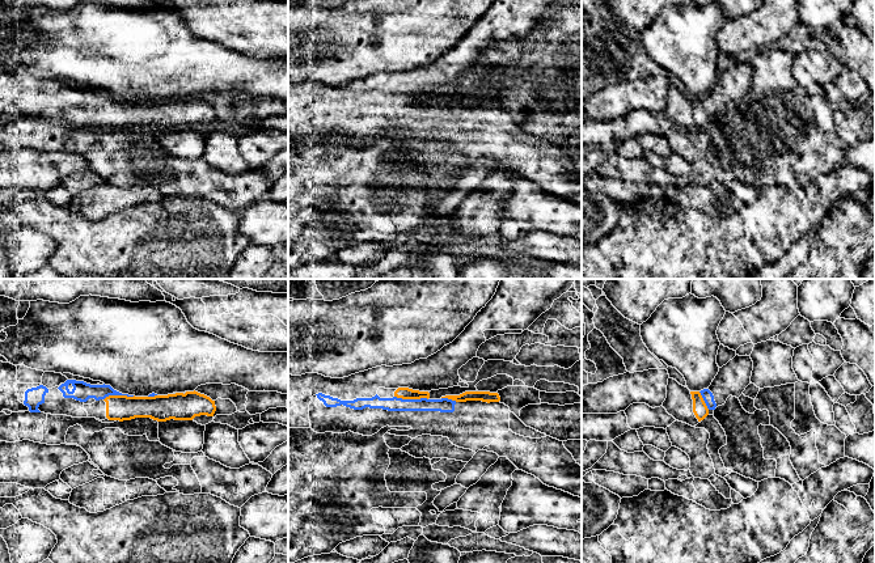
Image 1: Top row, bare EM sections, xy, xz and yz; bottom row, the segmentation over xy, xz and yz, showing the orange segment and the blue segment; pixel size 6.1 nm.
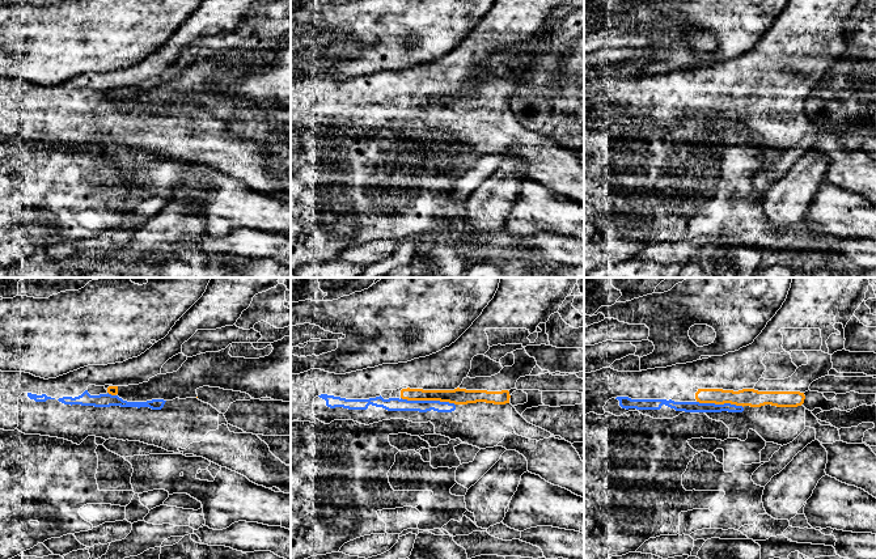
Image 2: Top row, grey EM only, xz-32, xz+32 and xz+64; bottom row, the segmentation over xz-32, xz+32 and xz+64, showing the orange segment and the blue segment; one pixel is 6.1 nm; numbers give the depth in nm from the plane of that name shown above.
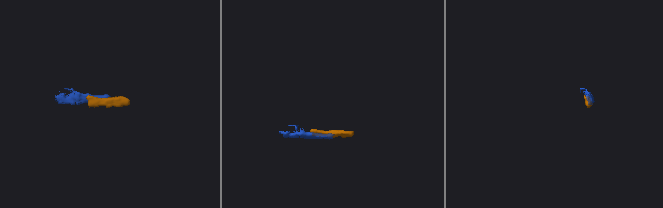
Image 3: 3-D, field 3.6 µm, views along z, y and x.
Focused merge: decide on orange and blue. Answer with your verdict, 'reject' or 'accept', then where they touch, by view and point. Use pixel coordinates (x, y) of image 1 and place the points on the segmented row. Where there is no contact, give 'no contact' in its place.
accept; contact xz (411, 398)

